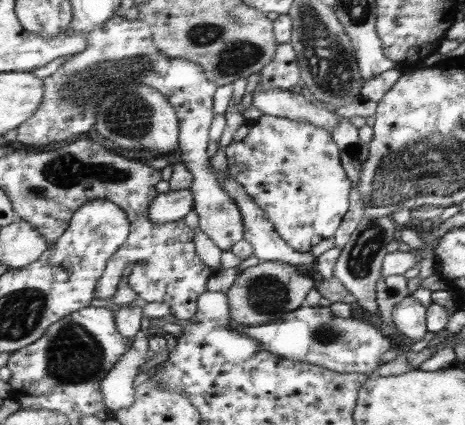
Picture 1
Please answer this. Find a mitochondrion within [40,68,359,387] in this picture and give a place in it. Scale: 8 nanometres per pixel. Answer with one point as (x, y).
(126, 112)

